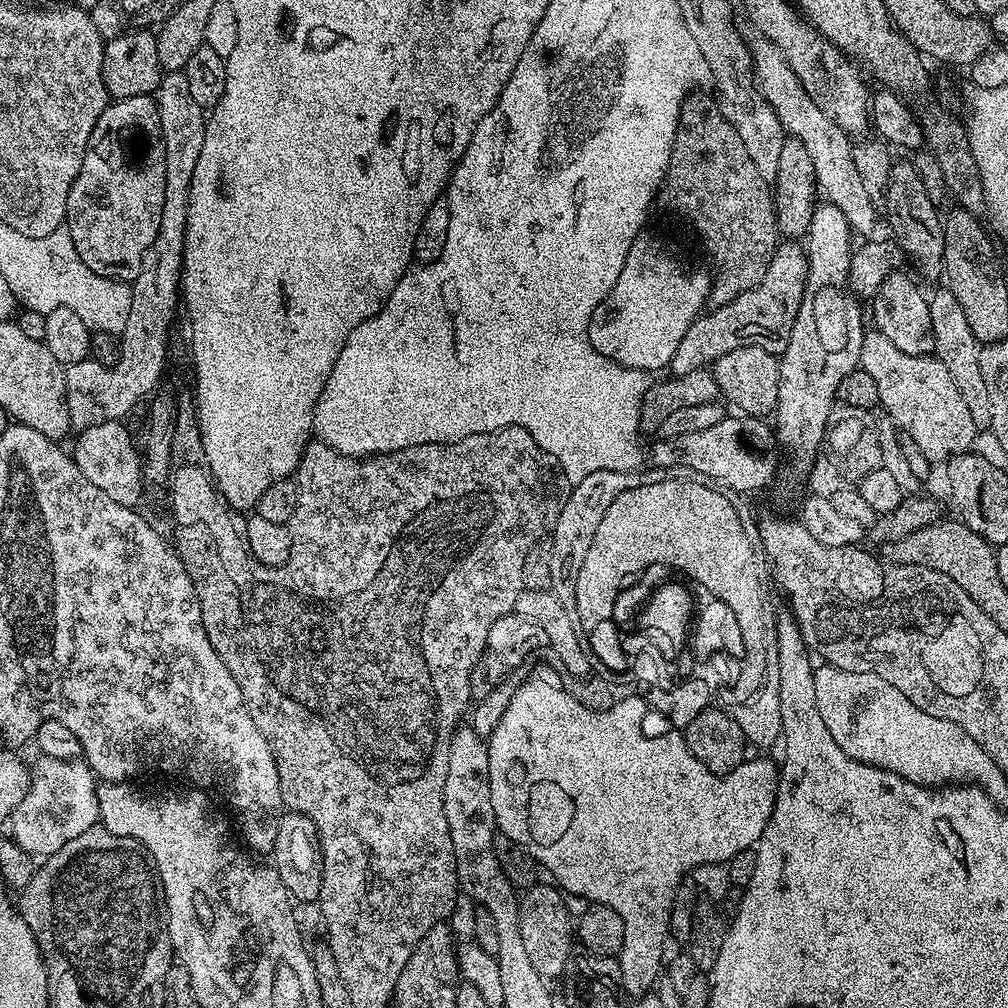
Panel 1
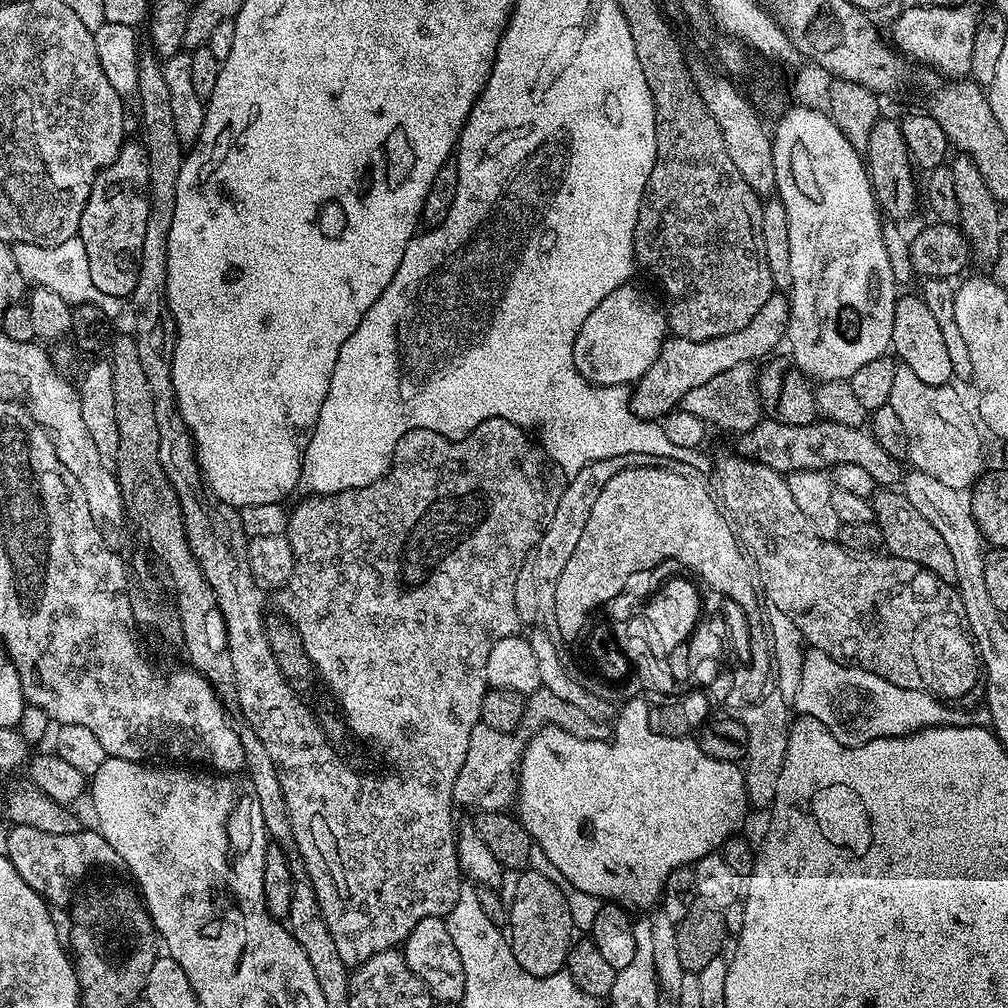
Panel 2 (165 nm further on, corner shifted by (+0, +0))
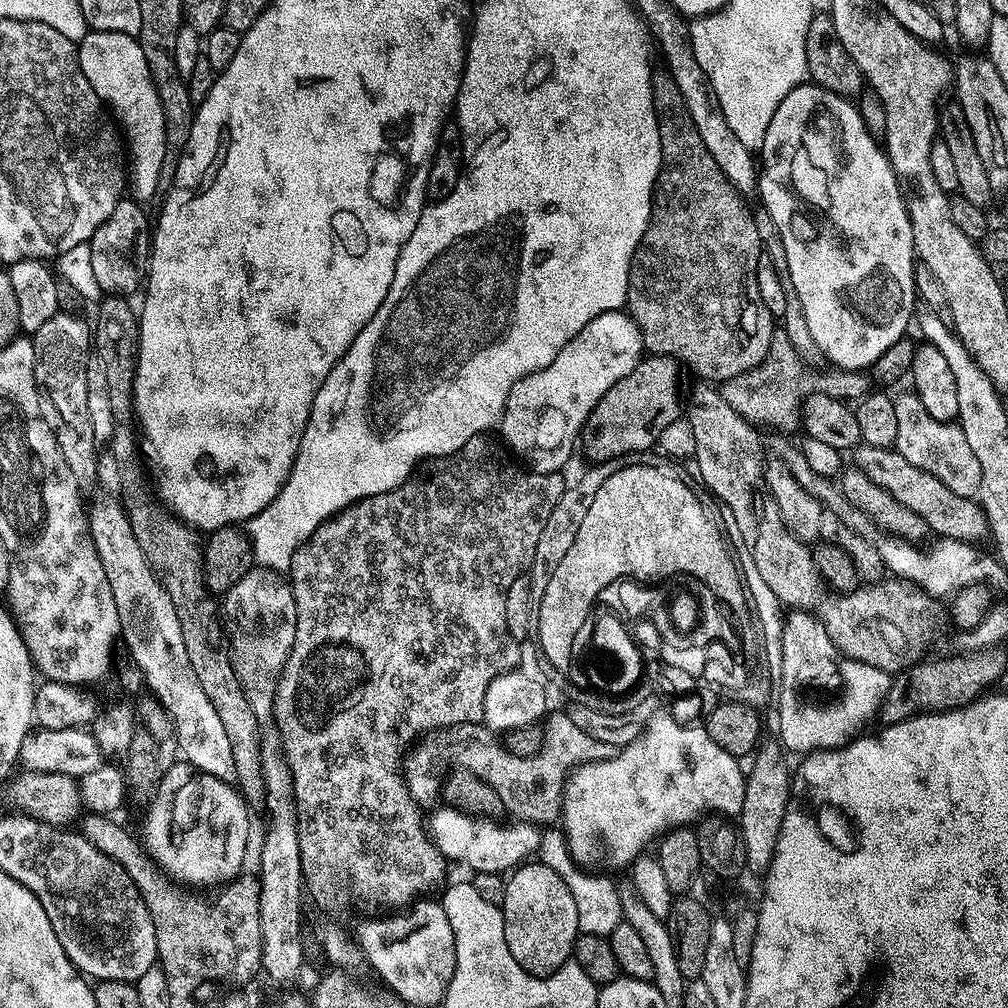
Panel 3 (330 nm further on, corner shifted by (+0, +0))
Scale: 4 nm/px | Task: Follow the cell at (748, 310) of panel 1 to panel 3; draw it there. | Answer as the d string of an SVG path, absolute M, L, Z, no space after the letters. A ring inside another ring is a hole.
M648 354L640 359L634 370L630 370L630 374L626 374L626 378L618 378L618 382L602 394L584 424L582 448L584 444L589 461L616 460L627 452L647 453L648 448L655 449L658 434L682 416L680 370L682 372L681 365L673 356Z

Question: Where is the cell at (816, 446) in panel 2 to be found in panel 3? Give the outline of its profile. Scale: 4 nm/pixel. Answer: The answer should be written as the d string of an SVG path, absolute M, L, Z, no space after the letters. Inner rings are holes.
M859 443L851 449L850 460L855 468L862 470L870 482L875 482L877 486L882 486L886 494L894 494L902 506L910 506L914 514L918 514L926 522L929 533L945 540L963 540L965 542L980 542L989 533L988 519L984 517L984 509L971 496L959 496L950 490L934 474L926 470L918 470L902 454L897 452L895 447L879 448L866 443Z

